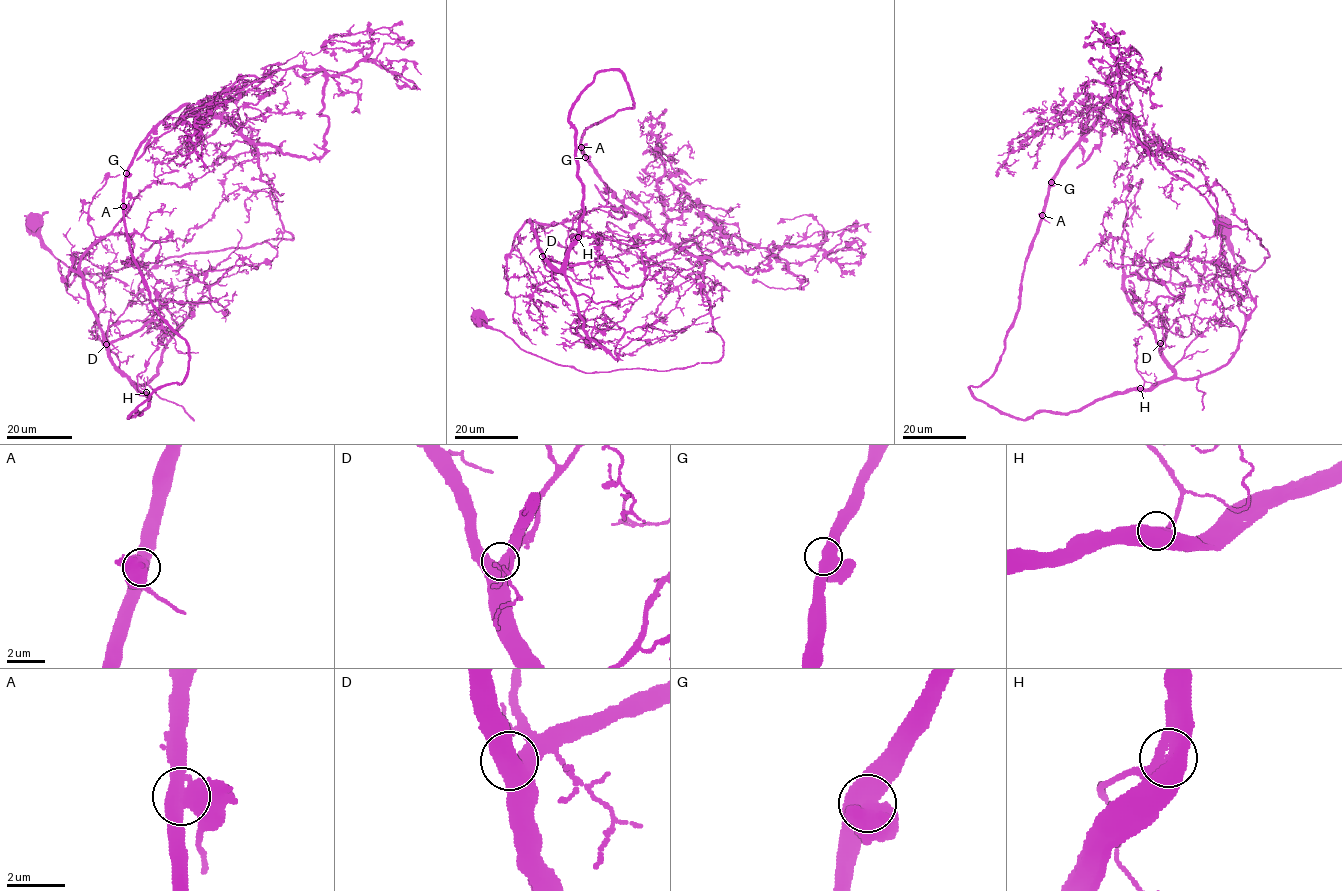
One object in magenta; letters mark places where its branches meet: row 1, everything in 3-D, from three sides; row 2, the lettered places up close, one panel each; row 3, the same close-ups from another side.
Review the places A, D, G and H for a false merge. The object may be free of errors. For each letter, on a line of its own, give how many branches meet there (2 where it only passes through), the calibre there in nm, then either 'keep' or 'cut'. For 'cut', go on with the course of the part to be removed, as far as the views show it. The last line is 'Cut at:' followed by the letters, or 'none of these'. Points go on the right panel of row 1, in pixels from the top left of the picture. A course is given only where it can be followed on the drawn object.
A: branches 3; calibre 600 nm; cut; course (1042, 215), (997, 369), (970, 386), (1019, 419), (1173, 374), (1157, 299), (1182, 297), (1147, 270), (1190, 235)
D: branches 3; calibre 480 nm; keep
G: branches 3; calibre 550 nm; keep
H: branches 3; calibre 500 nm; keep
Cut at: A

